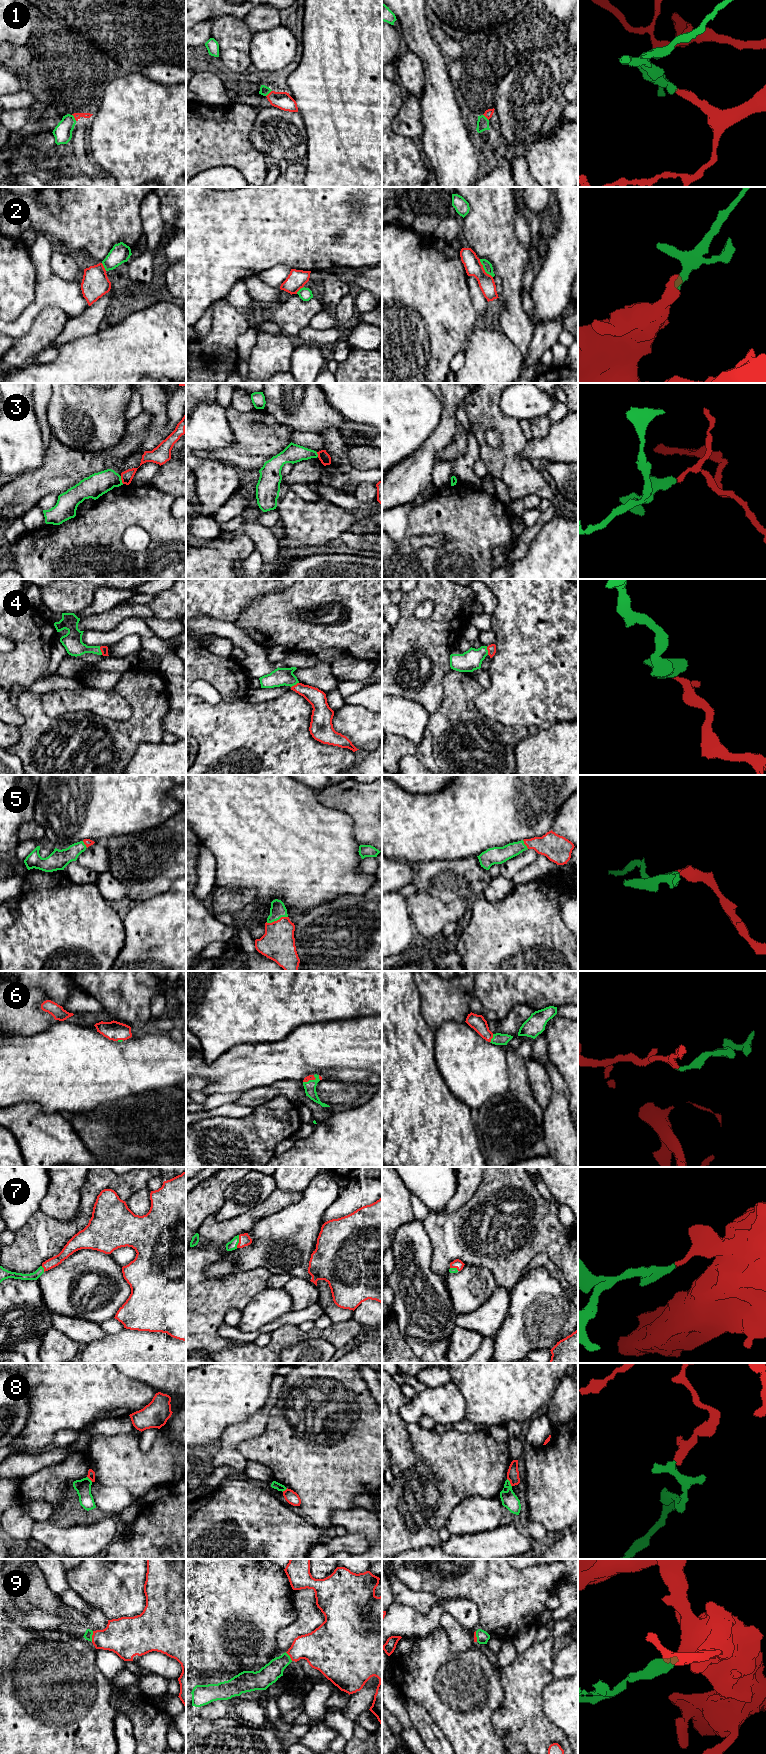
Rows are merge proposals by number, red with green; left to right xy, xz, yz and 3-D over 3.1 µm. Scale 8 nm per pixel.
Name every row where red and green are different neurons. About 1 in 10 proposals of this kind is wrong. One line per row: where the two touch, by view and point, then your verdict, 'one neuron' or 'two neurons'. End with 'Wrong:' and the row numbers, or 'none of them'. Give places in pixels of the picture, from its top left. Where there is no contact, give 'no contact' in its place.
1: contact xy (74, 117); one neuron
2: contact yz (483, 269); one neuron
3: contact xy (121, 479); two neurons
4: contact xy (101, 651); one neuron
5: contact xz (277, 920); one neuron
6: contact yz (492, 1037); one neuron
7: contact xz (239, 1241); one neuron
8: contact yz (510, 1482); two neurons
9: contact xy (92, 1636); one neuron
Wrong: 3, 8

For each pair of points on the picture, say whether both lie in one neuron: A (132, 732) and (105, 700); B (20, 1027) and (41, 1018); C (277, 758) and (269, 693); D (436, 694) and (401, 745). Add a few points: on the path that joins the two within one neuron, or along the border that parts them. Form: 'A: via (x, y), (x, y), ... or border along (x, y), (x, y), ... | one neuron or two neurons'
A: border along (133, 710), (126, 720), (112, 720), (100, 716) | two neurons
B: via (25, 1022), (27, 1020), (36, 1020) | one neuron
C: border along (290, 689), (261, 702), (249, 702), (246, 699) | two neurons
D: border along (444, 693), (441, 705), (431, 714) | two neurons

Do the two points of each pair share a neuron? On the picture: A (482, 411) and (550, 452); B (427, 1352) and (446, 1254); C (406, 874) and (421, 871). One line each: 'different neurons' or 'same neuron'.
A: different neurons
B: different neurons
C: different neurons

